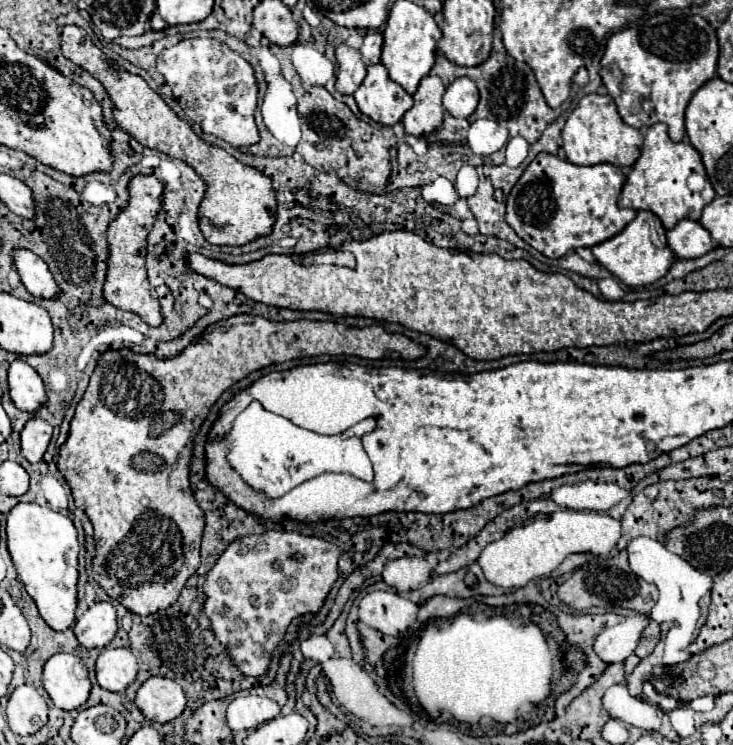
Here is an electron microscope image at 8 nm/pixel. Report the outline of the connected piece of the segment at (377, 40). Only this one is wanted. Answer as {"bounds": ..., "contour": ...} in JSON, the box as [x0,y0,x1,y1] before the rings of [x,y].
{"bounds":[360,30,382,66],"contour":[[[368,30],[364,36],[364,44],[360,48],[362,62],[366,66],[378,64],[380,62],[380,52],[382,52],[382,34],[378,30]]]}

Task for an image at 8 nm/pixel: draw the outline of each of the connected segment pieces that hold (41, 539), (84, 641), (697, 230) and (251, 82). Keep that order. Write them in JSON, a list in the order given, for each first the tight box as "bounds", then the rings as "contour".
[{"bounds":[6,502,78,630],"contour":[[[18,502],[6,518],[6,544],[12,564],[26,592],[34,598],[40,616],[52,630],[68,630],[76,610],[78,582],[78,532],[72,520],[34,502]]]},{"bounds":[72,602,118,648],"contour":[[[98,602],[74,622],[72,630],[84,648],[106,648],[118,630],[116,610],[108,602]]]},{"bounds":[666,220,714,258],"contour":[[[680,220],[666,236],[676,258],[700,258],[714,248],[710,232],[694,220]]]},{"bounds":[158,38,260,148],"contour":[[[190,38],[158,56],[158,72],[172,88],[186,118],[202,128],[202,132],[226,140],[234,148],[244,148],[260,140],[254,124],[254,110],[258,104],[258,84],[254,68],[226,44],[218,40]]]}]

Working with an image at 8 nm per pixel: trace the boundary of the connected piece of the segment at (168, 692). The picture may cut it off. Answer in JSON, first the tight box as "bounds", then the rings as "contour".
{"bounds":[134,676,186,724],"contour":[[[152,676],[136,692],[134,706],[152,722],[166,724],[182,714],[186,708],[186,696],[178,682],[170,678]]]}

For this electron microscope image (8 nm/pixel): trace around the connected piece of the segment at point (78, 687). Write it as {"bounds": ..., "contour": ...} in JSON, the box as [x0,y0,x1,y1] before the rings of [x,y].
{"bounds":[42,654,90,710],"contour":[[[54,654],[42,666],[42,684],[56,708],[74,710],[86,704],[90,680],[84,662],[74,654]]]}

